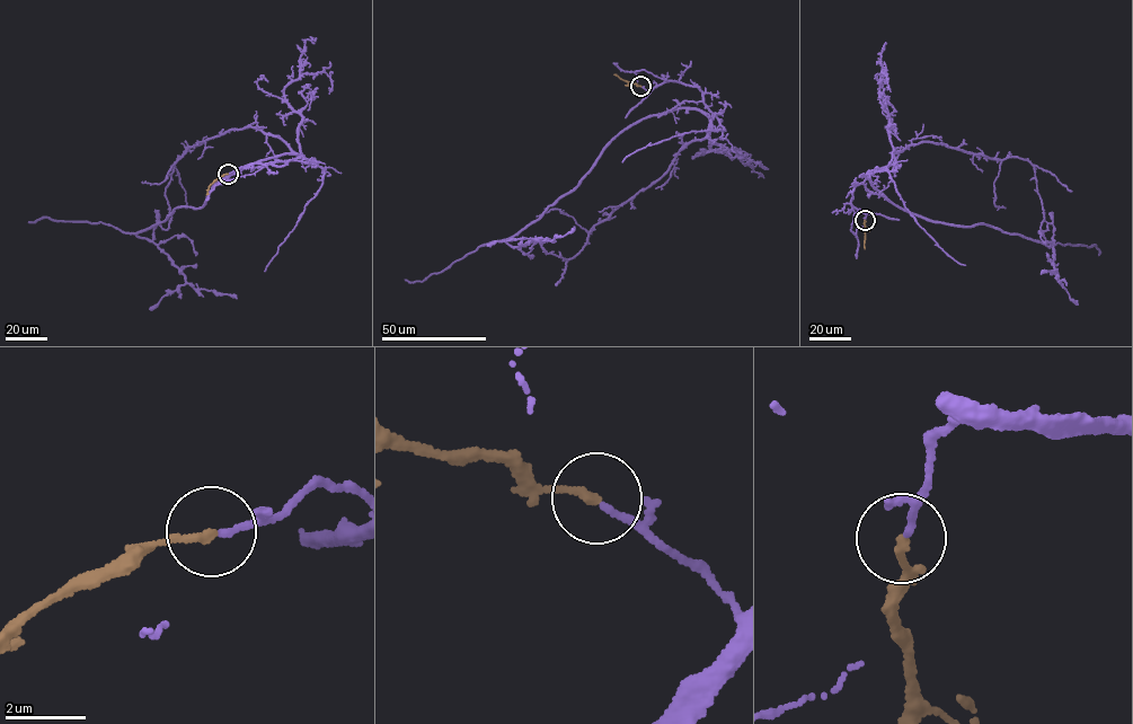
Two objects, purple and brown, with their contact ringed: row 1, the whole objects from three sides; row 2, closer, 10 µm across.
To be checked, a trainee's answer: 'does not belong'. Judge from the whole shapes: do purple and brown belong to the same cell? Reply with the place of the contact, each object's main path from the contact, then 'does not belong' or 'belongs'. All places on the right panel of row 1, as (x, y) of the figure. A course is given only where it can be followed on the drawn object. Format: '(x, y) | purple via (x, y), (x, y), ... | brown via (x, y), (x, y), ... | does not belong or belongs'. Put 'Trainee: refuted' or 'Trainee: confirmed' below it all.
(865, 220) | purple via (865, 220), (851, 194), (875, 169), (877, 191), (922, 218), (1052, 244), (1058, 274), (1041, 274) | brown via (864, 220), (865, 249) | belongs
Trainee: refuted

